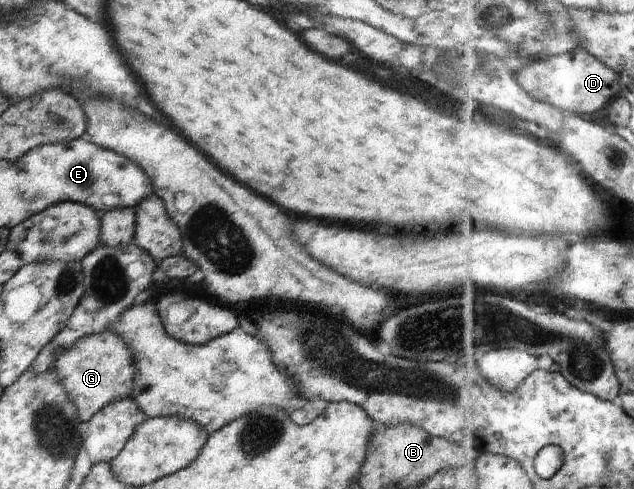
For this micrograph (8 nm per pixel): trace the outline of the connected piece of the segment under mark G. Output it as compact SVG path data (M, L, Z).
M110 331L83 336L69 347L56 351L49 366L67 399L77 408L80 423L89 422L91 416L109 402L130 397L135 368L122 337Z

